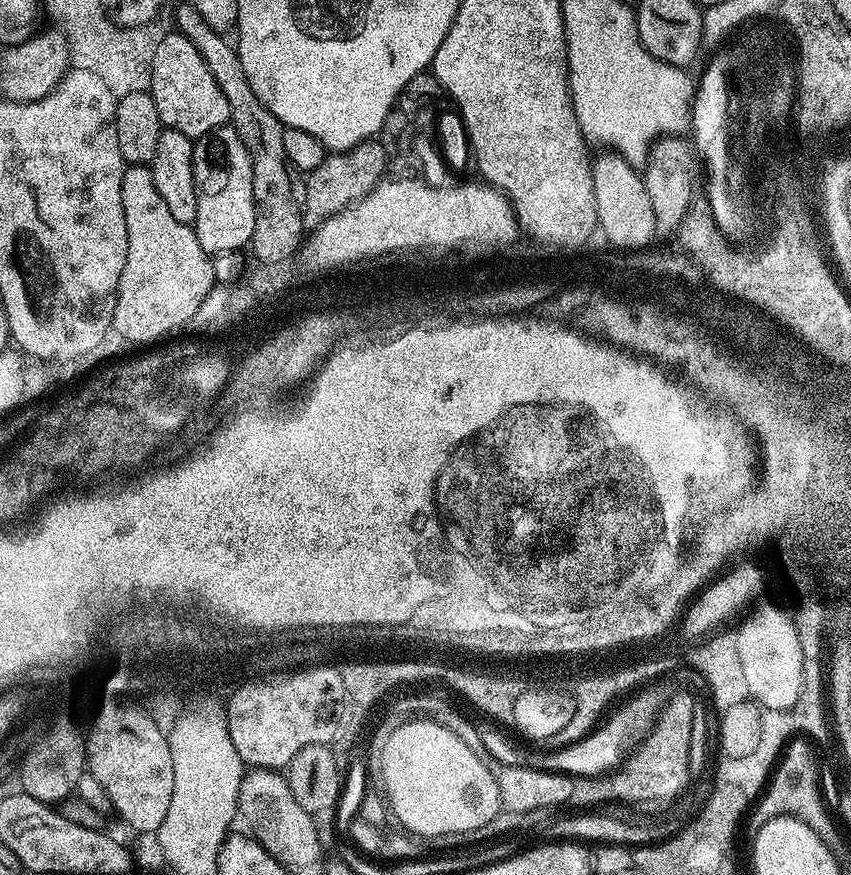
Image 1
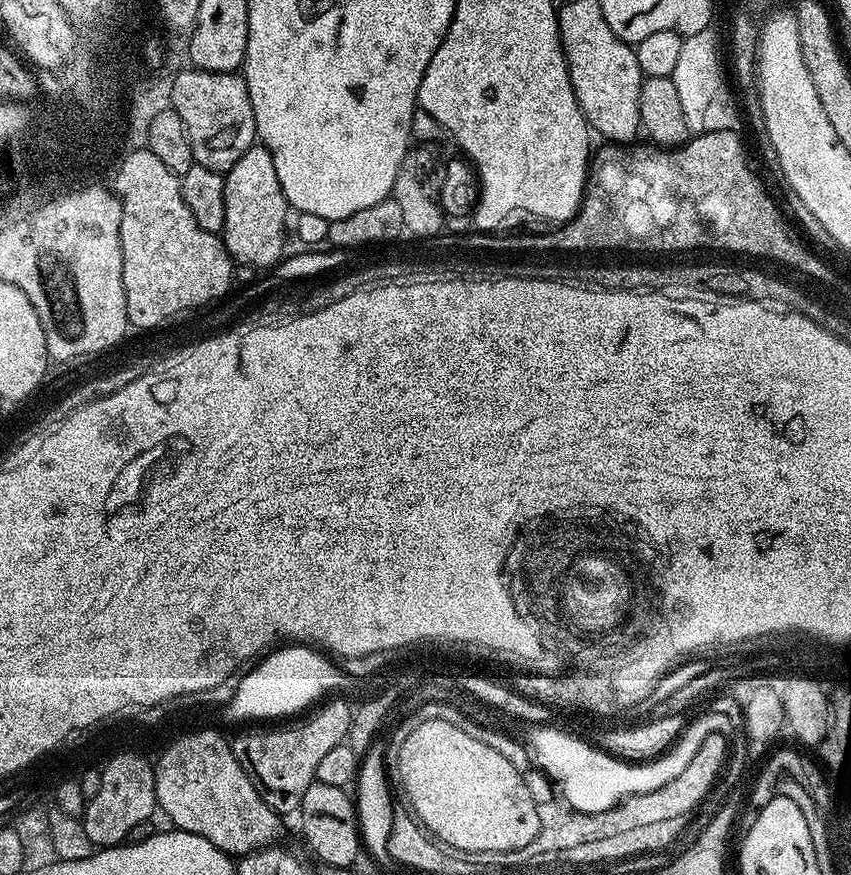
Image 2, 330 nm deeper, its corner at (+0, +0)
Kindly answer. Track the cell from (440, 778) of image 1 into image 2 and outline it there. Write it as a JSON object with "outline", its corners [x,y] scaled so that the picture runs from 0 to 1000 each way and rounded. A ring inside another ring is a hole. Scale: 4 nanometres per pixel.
{"outline":[[[510,823],[486,838],[482,854],[475,855],[475,859],[477,863],[468,866],[468,870],[475,874],[476,881],[476,886],[468,890],[469,895],[475,898],[475,905],[479,909],[475,910],[489,936],[514,961],[529,963],[530,967],[537,968],[539,971],[576,974],[606,973],[620,966],[629,966],[630,955],[635,951],[635,935],[626,902],[624,899],[620,902],[619,894],[611,888],[613,886],[612,879],[605,878],[599,871],[595,871],[595,866],[590,866],[590,862],[585,862],[585,857],[571,853],[571,848],[562,848],[562,843],[552,843],[552,839],[548,839],[548,834],[543,834],[537,827]]]}

